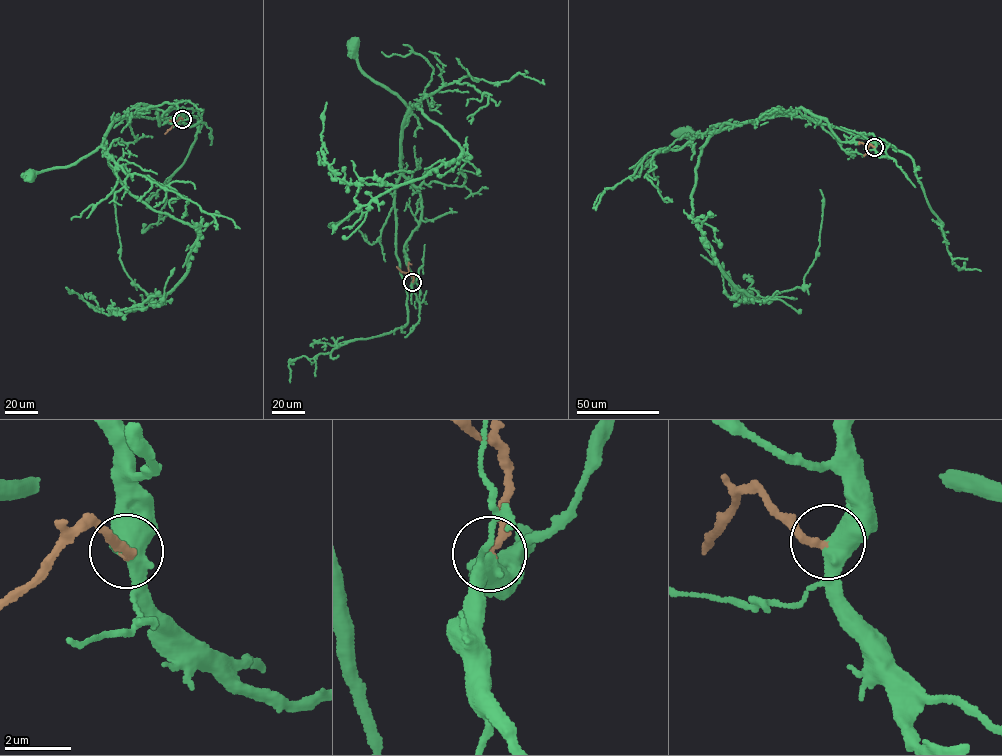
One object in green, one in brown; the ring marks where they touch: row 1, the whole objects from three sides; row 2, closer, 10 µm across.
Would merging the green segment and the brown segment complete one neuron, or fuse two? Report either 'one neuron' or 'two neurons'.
one neuron

